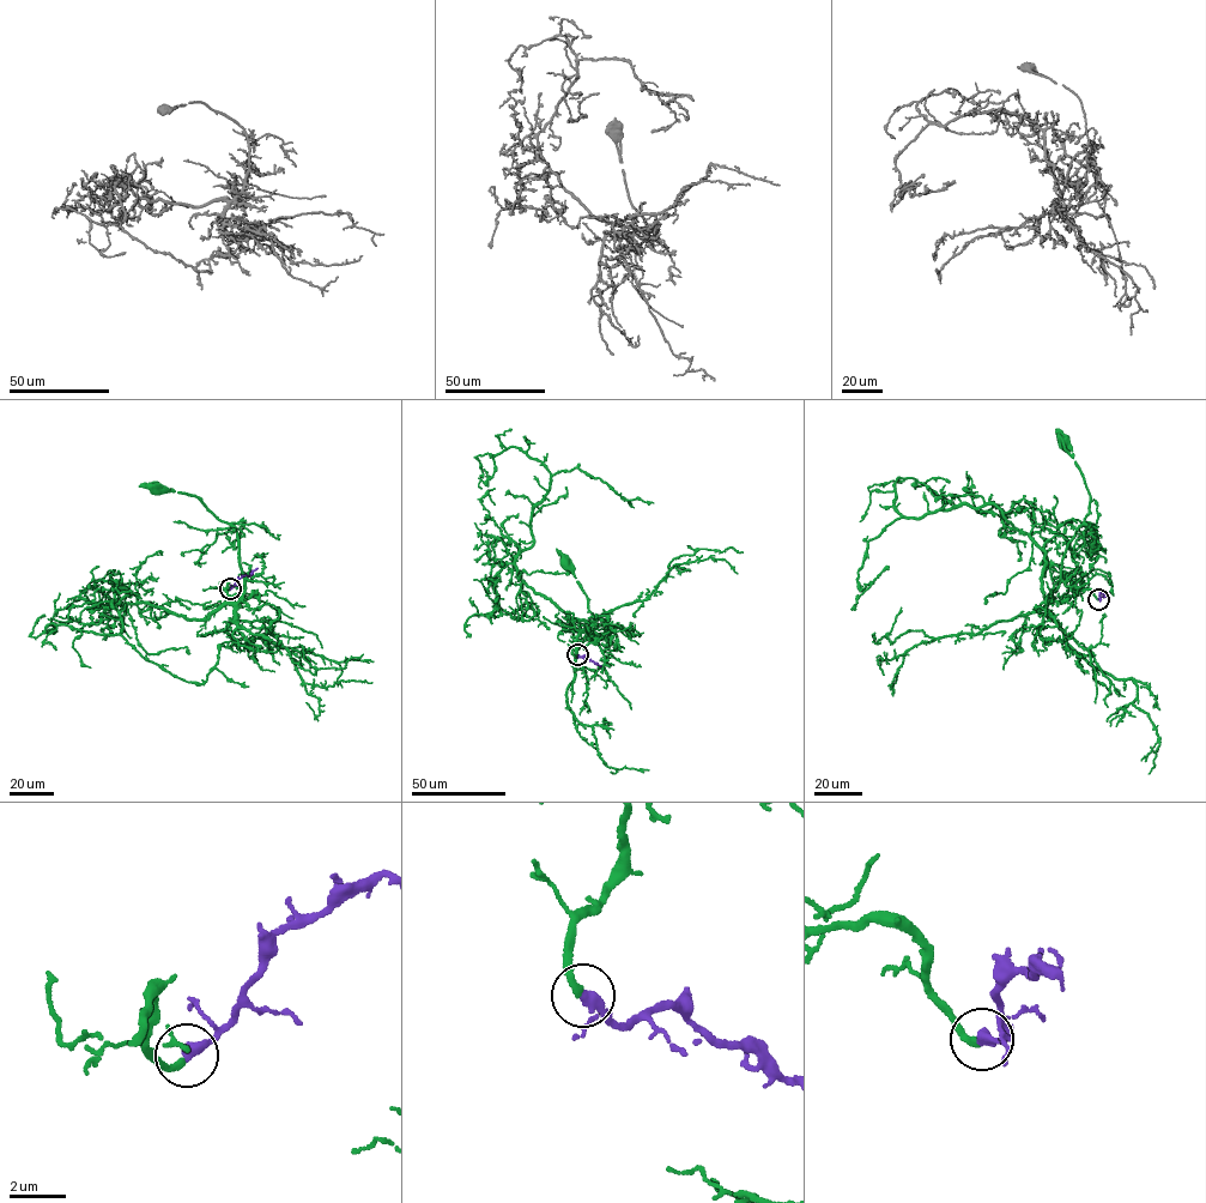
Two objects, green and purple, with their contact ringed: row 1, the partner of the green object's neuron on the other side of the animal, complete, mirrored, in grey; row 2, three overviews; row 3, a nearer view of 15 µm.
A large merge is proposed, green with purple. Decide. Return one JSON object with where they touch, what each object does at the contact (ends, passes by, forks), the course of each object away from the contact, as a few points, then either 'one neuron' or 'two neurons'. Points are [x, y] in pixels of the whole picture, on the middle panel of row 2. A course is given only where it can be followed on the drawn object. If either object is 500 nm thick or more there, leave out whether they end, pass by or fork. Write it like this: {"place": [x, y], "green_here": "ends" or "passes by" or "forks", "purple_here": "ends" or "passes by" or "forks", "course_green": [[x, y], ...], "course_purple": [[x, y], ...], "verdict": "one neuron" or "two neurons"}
{"place": [577, 654], "green_here": "ends", "purple_here": "ends", "course_green": [[577, 654], [580, 640], [597, 624], [605, 627], [610, 617], [594, 616], [589, 610], [585, 594], [565, 561]], "course_purple": [[577, 654], [601, 666]], "verdict": "one neuron"}

